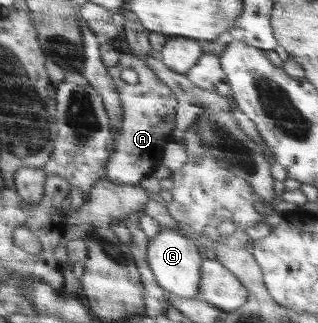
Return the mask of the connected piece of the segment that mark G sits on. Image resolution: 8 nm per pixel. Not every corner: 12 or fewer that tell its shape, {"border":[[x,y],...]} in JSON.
{"border":[[161,228],[147,263],[168,293],[196,298],[204,253]]}

